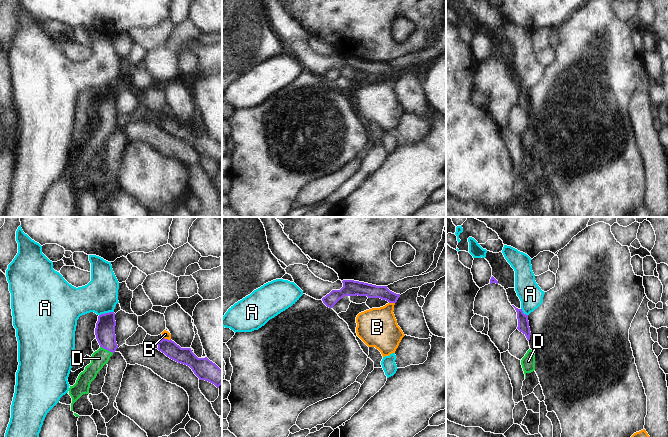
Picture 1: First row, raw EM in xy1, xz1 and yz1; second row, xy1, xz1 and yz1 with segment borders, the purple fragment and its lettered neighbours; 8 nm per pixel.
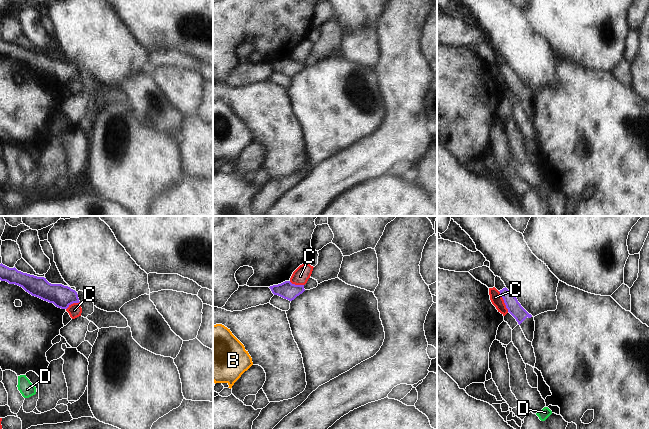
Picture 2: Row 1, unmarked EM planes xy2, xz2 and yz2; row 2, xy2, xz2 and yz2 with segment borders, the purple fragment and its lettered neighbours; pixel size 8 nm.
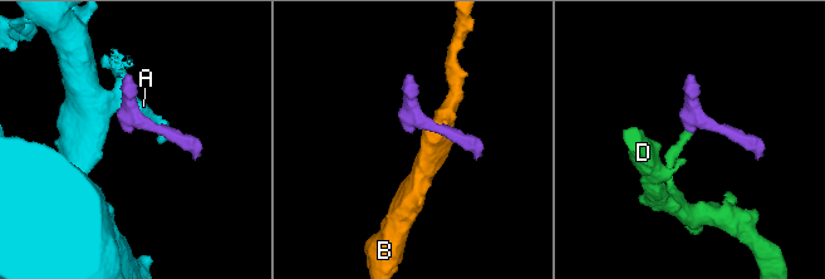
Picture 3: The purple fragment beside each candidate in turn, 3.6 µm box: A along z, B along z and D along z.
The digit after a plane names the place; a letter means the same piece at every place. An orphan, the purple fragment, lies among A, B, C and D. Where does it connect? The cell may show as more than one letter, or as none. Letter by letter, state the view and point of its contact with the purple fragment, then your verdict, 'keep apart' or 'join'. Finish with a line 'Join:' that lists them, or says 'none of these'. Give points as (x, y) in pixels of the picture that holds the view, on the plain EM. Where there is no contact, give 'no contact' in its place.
A: xy1 (106, 89) | keep apart
B: xy1 (167, 115) | keep apart
C: yz2 (504, 77) | keep apart
D: xy1 (106, 125) | join
Join: D

